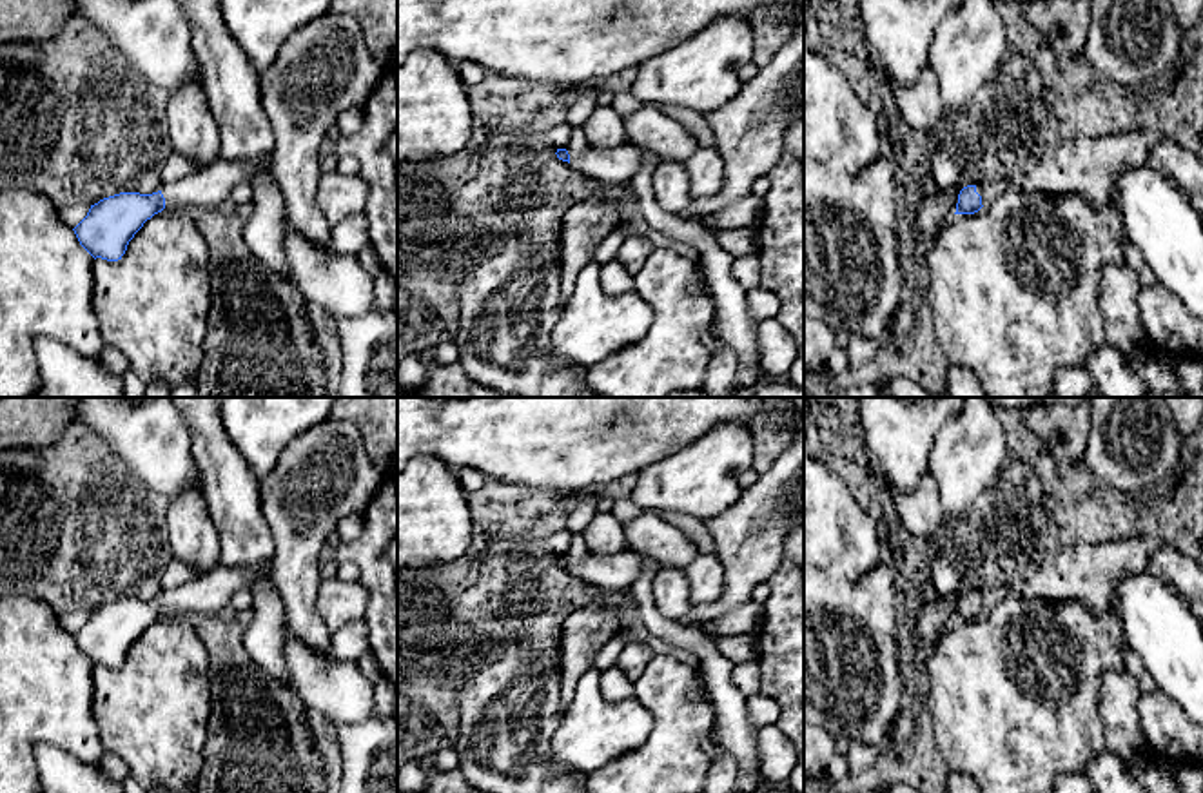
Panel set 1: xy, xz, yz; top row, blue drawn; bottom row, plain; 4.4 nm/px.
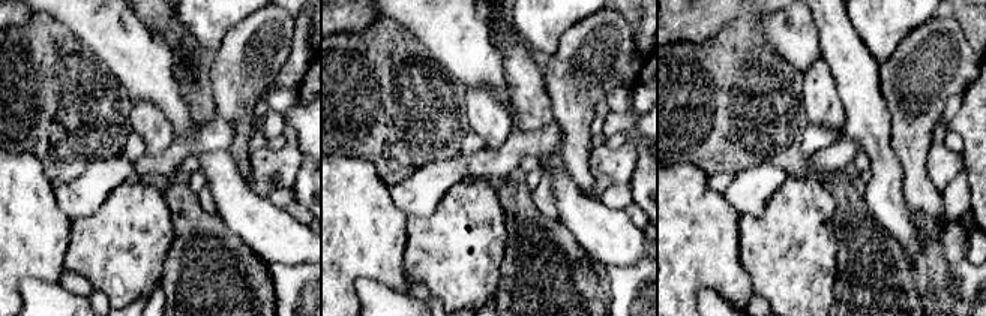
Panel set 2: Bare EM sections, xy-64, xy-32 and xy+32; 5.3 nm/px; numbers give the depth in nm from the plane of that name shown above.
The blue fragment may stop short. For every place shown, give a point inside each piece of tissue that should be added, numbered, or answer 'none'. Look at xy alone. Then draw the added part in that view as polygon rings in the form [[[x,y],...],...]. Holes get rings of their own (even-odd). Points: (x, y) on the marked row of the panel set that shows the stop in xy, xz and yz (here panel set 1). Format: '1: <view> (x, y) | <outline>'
1: xy (209, 187) | [[[216,158],[207,169],[196,171],[180,181],[163,183],[165,207],[198,214],[229,203],[238,183],[249,183],[254,167],[241,162]]]

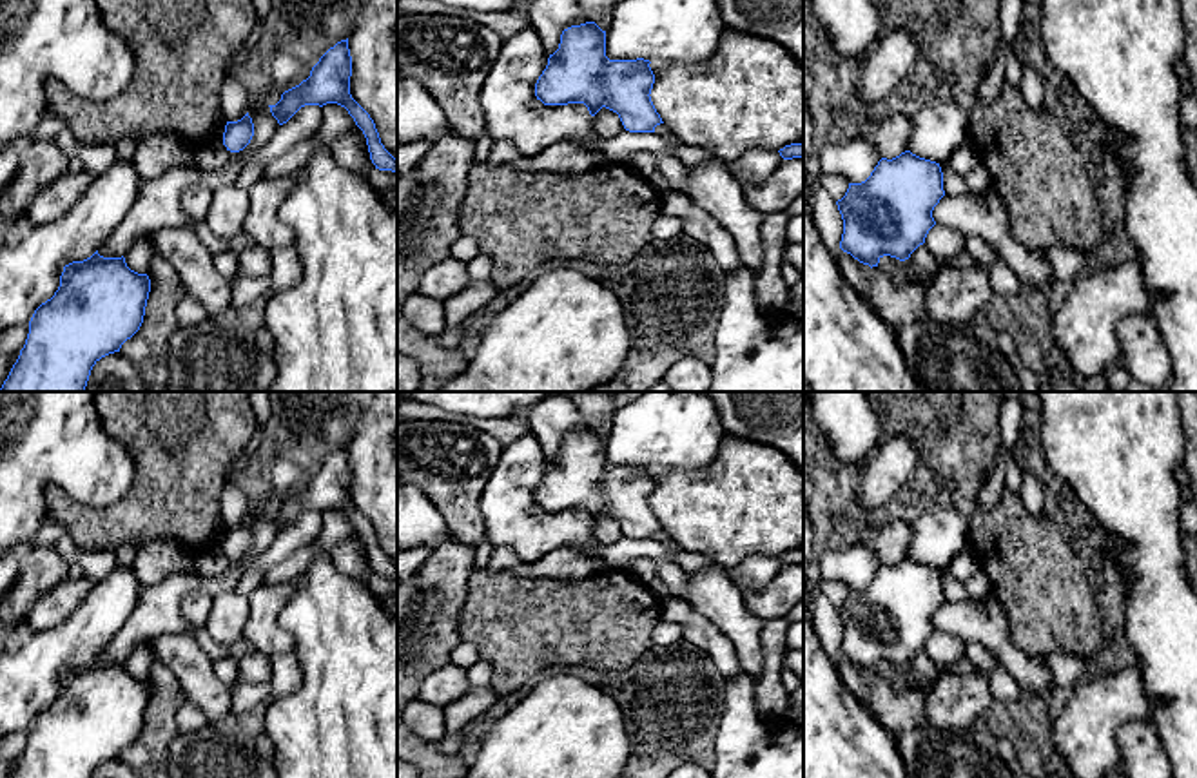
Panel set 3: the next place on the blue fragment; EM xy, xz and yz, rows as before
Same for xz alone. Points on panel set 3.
none

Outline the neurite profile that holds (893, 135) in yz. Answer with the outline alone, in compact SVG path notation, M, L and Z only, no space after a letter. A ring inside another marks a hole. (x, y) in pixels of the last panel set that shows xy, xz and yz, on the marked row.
M836 107L834 122L842 132L860 134L871 140L878 147L881 158L892 160L910 147L910 114L909 111L892 116L860 116Z

